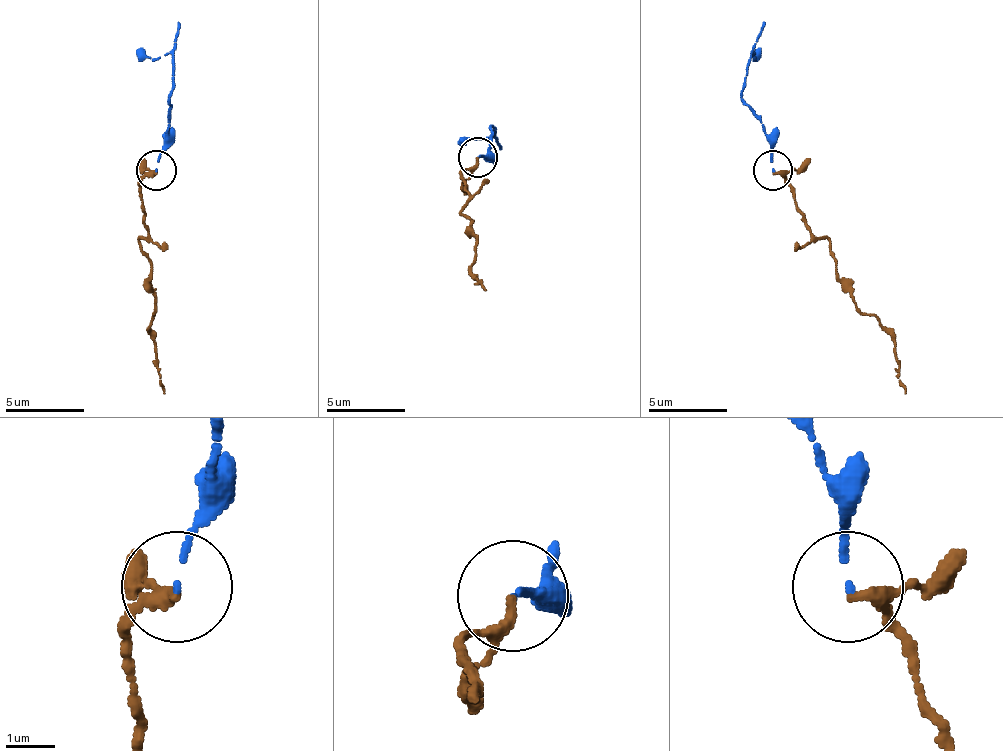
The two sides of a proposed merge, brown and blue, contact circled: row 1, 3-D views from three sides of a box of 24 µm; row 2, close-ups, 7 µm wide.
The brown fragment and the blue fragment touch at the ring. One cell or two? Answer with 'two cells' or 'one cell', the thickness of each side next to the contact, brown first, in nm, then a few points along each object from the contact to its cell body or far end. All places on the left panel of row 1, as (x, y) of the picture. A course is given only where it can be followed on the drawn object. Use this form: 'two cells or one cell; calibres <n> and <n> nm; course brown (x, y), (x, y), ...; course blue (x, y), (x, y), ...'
one cell; calibres 170 and 90 nm; course brown (155, 171), (139, 187), (147, 230), (139, 242), (151, 266), (155, 337), (163, 393); course blue (155, 171), (171, 96), (171, 52), (179, 21)

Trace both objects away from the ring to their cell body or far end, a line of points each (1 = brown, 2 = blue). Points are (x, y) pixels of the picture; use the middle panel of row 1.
1: (477, 158), (461, 174), (469, 194), (461, 213), (473, 221), (477, 277), (484, 289)
2: (477, 158), (484, 154), (492, 126), (492, 134), (500, 150)

